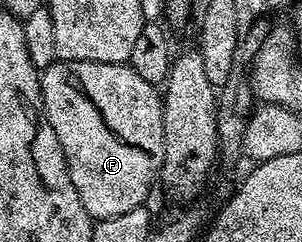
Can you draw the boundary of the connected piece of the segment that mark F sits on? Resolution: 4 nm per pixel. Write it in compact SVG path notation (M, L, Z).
M57 61L43 68L40 76L40 92L44 98L44 115L50 121L54 133L64 150L64 157L68 160L70 181L74 181L74 189L86 209L86 213L93 220L118 217L122 213L130 213L130 209L145 206L148 194L152 191L152 182L157 182L160 168L164 165L164 100L161 92L150 81L142 81L138 73L128 63L95 63L94 61Z

